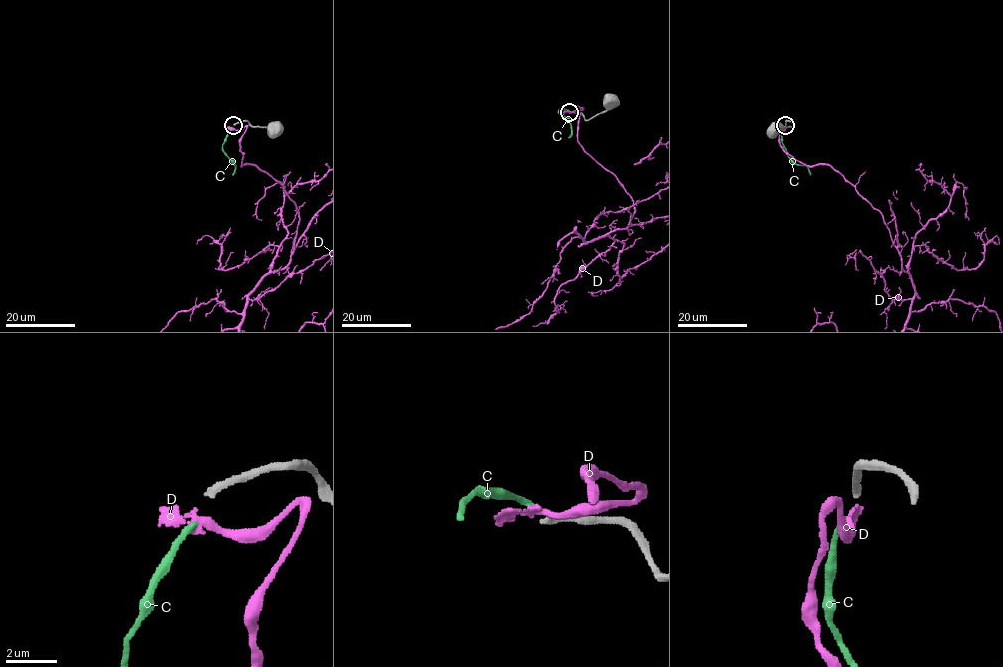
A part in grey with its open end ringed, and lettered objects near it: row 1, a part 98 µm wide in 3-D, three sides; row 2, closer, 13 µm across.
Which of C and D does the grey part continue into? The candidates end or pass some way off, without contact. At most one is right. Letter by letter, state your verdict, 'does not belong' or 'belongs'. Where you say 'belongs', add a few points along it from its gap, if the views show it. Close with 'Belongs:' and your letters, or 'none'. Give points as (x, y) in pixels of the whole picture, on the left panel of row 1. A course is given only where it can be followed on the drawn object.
C: does not belong
D: belongs
Belongs: D

